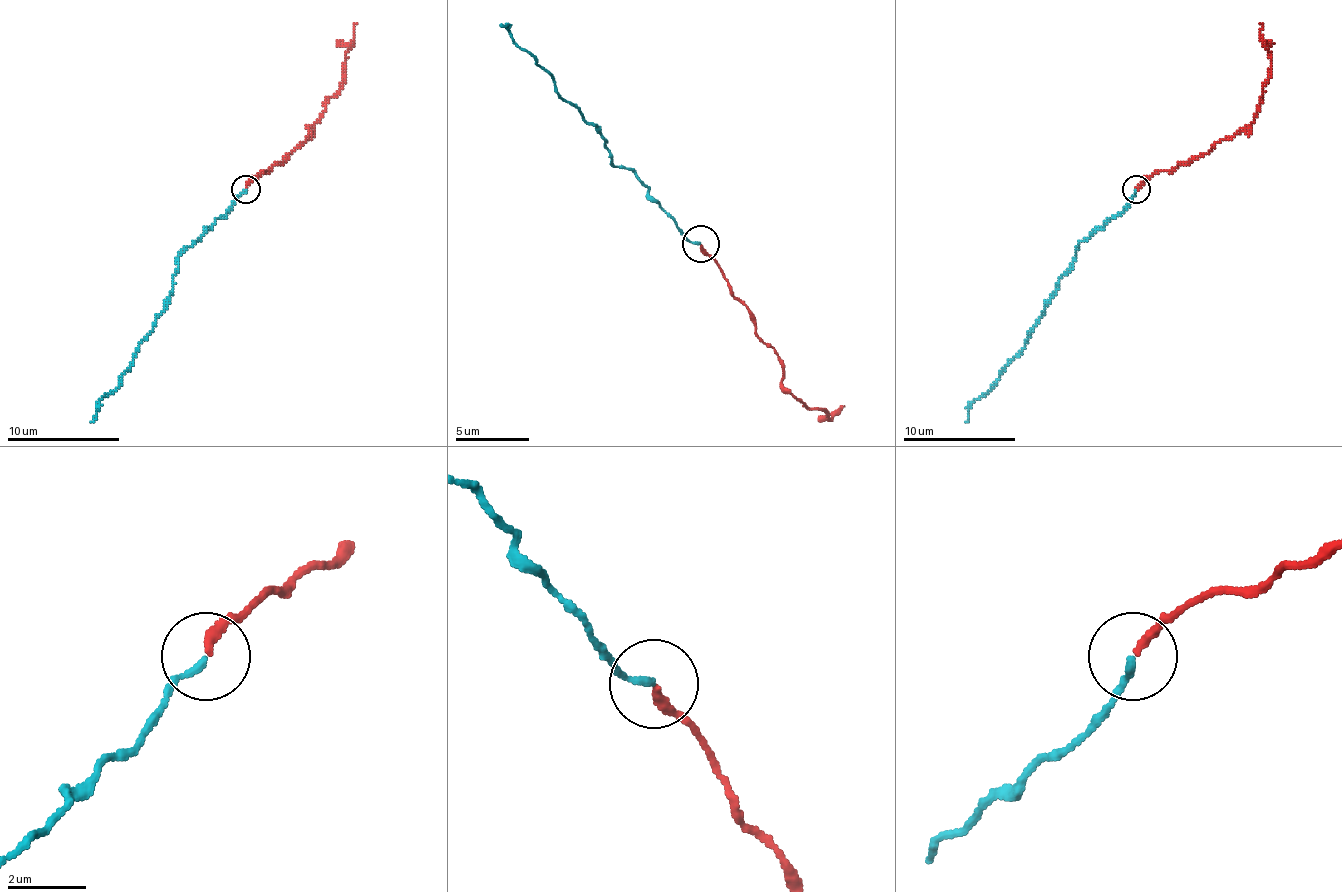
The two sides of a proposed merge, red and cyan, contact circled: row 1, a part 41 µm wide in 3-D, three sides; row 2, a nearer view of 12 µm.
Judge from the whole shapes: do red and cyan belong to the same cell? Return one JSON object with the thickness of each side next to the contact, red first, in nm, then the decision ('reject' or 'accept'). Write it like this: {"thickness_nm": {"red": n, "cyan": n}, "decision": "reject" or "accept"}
{"thickness_nm": {"red": 220, "cyan": 180}, "decision": "accept"}

